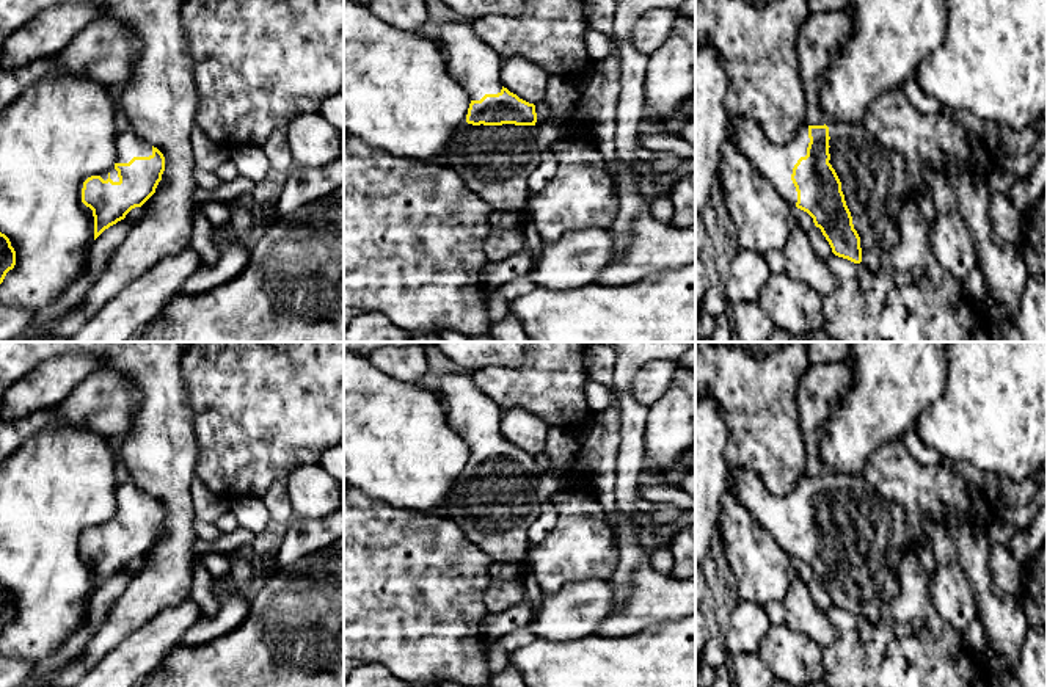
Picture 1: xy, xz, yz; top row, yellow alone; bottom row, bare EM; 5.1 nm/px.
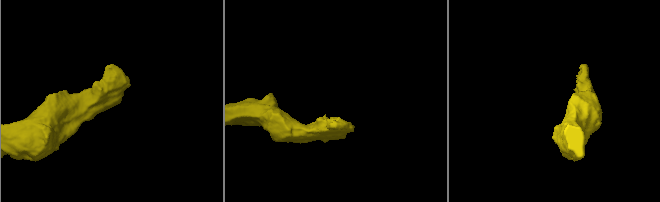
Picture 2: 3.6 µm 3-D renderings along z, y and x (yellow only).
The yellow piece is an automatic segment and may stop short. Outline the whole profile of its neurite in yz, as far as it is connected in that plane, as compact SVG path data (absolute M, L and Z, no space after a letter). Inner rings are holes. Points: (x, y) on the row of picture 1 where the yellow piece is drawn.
M730 119L728 140L791 205L807 212L829 242L832 253L862 262L860 237L829 163L829 127L804 125L785 144L775 144L752 121Z

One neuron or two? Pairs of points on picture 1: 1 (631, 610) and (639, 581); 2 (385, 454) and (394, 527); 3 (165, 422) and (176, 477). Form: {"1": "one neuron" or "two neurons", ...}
{"1": "one neuron", "2": "two neurons", "3": "one neuron"}

